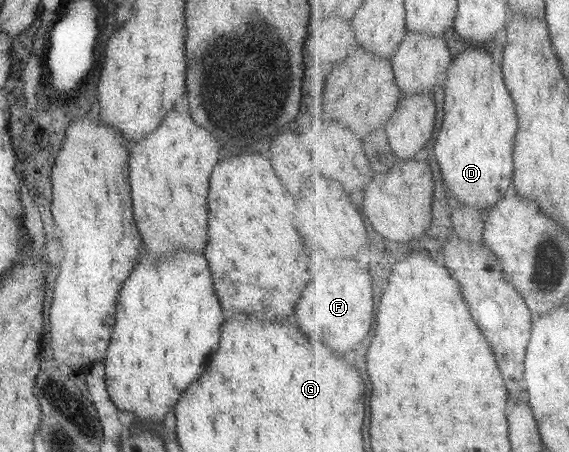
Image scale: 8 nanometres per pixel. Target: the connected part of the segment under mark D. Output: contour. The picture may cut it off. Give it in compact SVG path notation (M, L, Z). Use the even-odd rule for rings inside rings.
M489 45L471 46L452 62L445 79L446 104L441 132L437 137L436 153L444 170L450 197L454 203L497 209L514 188L516 173L516 141L520 133L520 116L516 100L506 83L504 65L496 63L494 49Z

